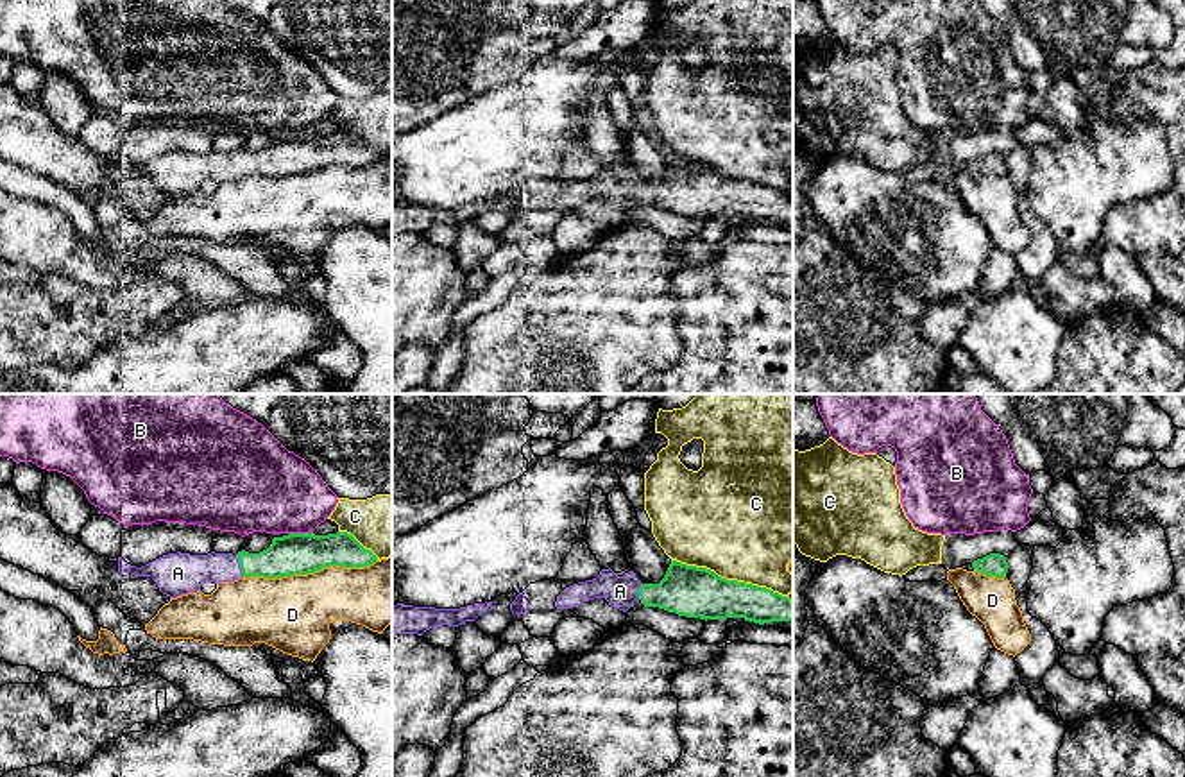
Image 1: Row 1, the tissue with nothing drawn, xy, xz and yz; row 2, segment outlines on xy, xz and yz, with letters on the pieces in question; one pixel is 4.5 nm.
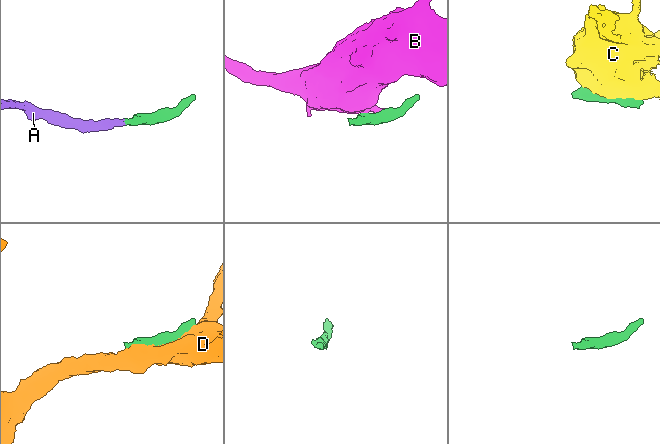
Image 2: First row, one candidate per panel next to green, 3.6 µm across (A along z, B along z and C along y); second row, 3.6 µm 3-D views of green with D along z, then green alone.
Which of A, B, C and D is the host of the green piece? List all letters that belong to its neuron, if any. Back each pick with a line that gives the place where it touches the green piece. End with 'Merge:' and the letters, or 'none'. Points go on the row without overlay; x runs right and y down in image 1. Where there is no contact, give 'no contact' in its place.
A: xy (240, 165)
Merge: A

